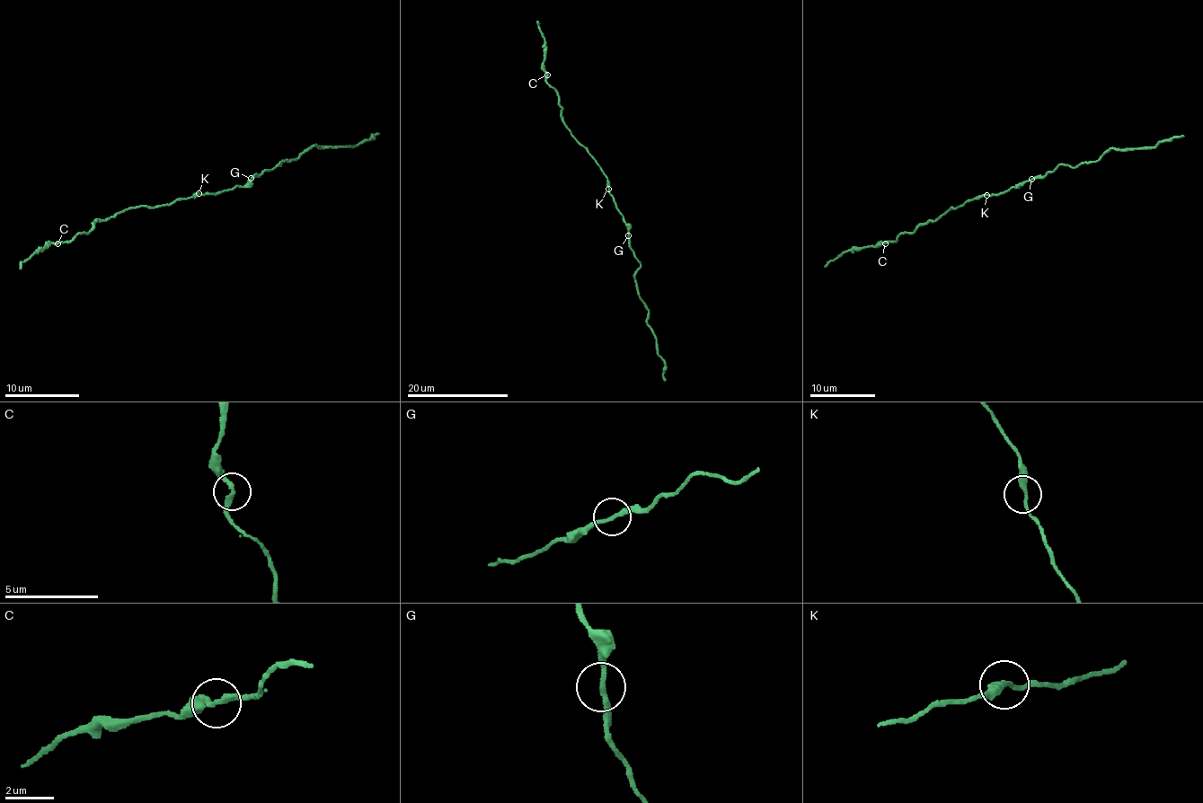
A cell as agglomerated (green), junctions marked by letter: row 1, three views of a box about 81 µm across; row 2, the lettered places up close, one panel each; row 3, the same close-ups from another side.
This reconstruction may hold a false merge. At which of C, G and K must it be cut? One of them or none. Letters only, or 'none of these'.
none of these

